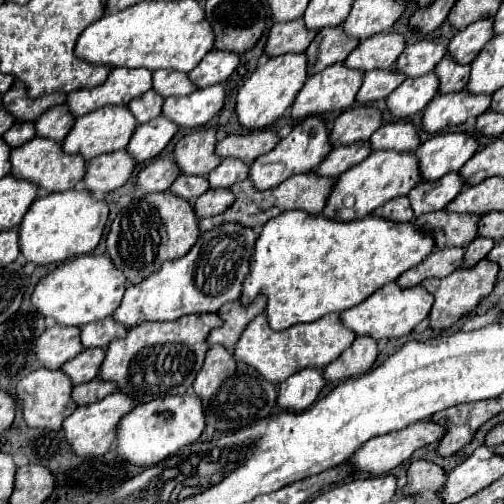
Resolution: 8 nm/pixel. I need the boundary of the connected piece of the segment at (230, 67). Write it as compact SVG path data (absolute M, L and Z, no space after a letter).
M213 49L189 73L189 79L197 87L209 87L209 85L215 85L215 83L223 83L237 69L237 65L239 65L239 55L237 53Z

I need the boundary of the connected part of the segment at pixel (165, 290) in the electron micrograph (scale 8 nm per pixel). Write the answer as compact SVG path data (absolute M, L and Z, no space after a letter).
M229 221L199 235L191 251L179 259L163 263L163 267L145 281L129 287L113 317L125 327L145 321L175 321L189 313L215 313L227 301L241 297L243 281L249 275L257 229Z

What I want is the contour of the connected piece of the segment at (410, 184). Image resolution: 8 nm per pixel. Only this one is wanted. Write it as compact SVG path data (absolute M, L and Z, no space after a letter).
M373 151L363 163L355 165L353 169L347 169L343 175L339 175L323 215L331 217L335 221L355 221L363 219L369 213L373 213L379 205L387 203L393 197L399 195L409 195L409 191L421 181L421 171L419 171L419 161L413 151Z

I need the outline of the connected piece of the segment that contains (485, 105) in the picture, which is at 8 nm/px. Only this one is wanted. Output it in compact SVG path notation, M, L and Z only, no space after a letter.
M469 91L439 93L431 99L423 113L423 129L429 133L445 127L463 125L471 117L479 117L491 107L491 95L475 95Z

